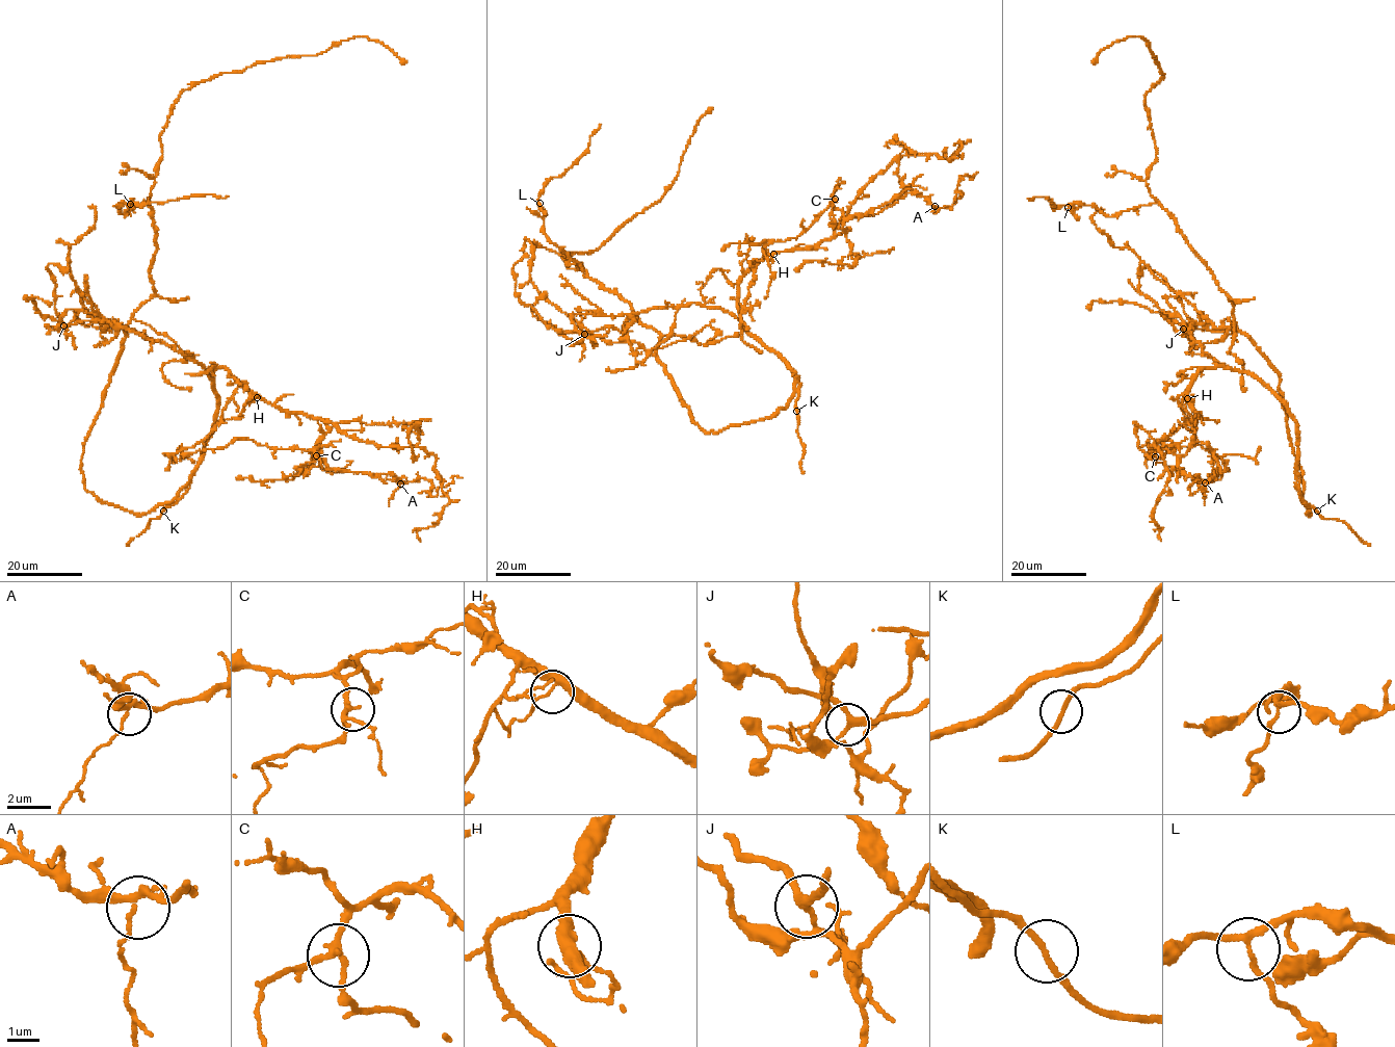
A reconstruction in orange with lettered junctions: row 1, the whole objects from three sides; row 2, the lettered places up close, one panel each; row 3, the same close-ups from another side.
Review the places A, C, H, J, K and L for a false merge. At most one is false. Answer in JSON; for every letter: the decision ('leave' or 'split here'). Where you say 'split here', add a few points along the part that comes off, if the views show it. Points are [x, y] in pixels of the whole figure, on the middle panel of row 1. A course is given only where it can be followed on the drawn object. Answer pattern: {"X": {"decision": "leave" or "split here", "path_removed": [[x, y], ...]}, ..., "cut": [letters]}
{"A": {"decision": "leave"}, "C": {"decision": "leave"}, "H": {"decision": "leave"}, "J": {"decision": "leave"}, "K": {"decision": "leave"}, "L": {"decision": "leave"}, "cut": []}

